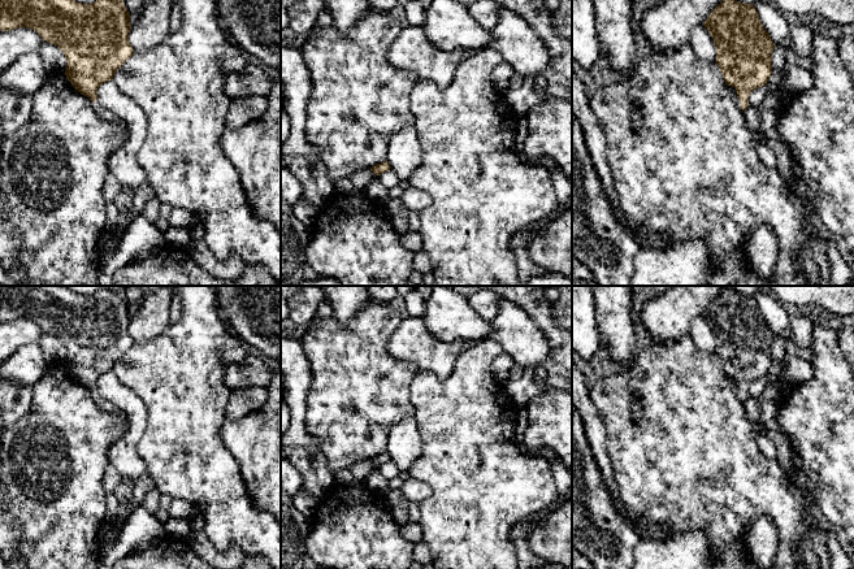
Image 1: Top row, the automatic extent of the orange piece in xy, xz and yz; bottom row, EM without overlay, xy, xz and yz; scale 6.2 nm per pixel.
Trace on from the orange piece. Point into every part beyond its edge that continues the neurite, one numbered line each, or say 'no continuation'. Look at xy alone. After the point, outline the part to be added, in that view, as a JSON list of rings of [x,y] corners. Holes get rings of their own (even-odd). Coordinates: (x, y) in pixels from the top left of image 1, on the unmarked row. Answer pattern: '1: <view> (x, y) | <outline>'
1: xy (104, 404) | [[[96,391],[94,394],[94,398],[97,403],[97,405],[103,409],[103,411],[107,411],[107,412],[110,412],[110,413],[122,413],[122,411],[120,411],[114,404],[112,404],[110,401],[108,401],[107,399],[104,399],[99,391]]]

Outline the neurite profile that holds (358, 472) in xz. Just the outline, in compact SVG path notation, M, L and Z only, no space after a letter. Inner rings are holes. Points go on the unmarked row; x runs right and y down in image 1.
M364 460L354 464L351 468L341 470L334 479L342 485L350 485L352 482L363 481L372 472L377 470L377 468L378 466L374 465L372 460Z

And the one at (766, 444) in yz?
M755 434L755 440L759 447L759 449L771 457L775 457L777 455L776 444L775 442L768 438L766 434Z

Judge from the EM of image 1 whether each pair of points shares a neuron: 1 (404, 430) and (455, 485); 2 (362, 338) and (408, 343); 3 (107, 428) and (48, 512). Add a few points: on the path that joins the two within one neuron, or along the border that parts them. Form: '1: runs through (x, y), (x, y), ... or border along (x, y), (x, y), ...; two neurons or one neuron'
1: border along (415, 418), (421, 438), (421, 455), (407, 470); two neurons
2: border along (402, 318), (388, 350), (410, 361); two neurons
3: runs through (86, 448), (73, 461), (73, 480), (63, 491); one neuron

